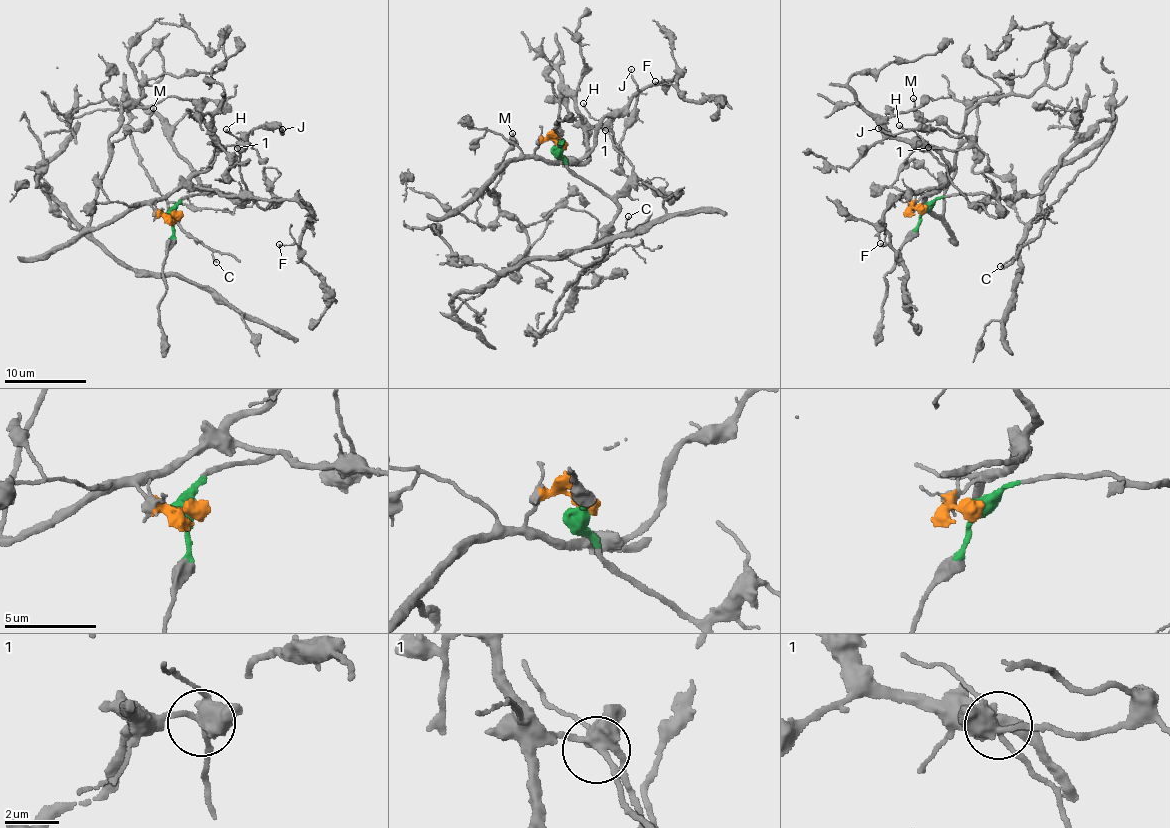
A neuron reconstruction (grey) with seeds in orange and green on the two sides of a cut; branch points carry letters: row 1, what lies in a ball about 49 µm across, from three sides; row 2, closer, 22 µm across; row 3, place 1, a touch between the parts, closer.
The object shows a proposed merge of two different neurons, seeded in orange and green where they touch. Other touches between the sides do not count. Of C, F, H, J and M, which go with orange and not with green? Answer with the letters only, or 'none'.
F, J, M

